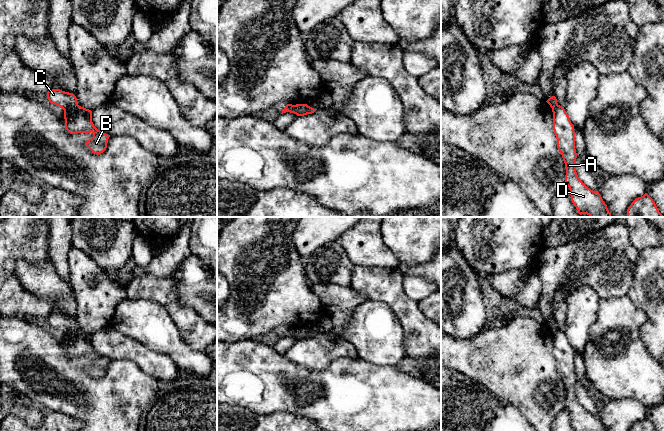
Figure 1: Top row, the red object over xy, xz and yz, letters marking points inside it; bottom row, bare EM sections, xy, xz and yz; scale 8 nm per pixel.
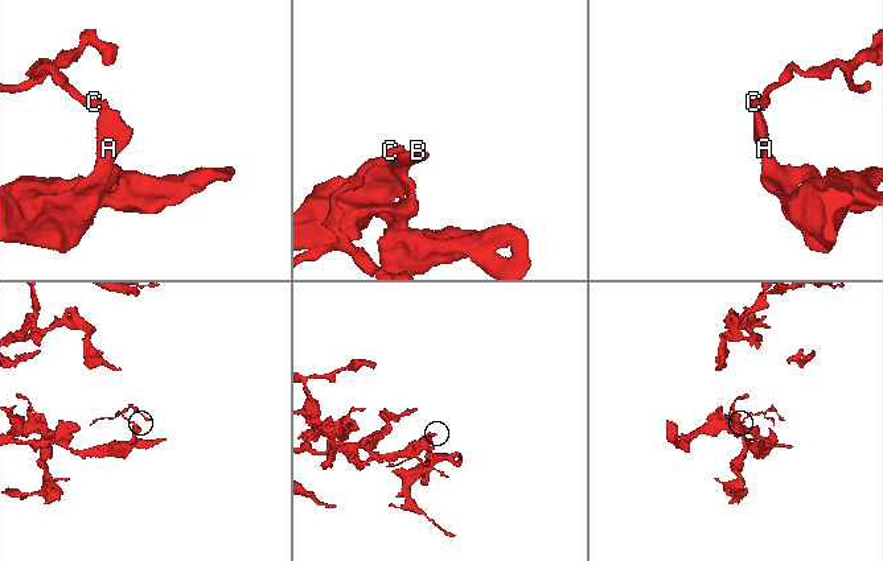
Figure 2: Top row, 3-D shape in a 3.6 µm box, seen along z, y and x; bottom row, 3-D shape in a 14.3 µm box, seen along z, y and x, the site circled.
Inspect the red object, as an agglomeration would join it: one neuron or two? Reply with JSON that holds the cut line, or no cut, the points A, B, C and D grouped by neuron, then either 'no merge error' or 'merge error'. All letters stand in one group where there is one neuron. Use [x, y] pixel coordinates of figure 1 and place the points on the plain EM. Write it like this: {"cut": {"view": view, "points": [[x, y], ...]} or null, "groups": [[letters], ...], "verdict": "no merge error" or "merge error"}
{"cut": {"view": "xy", "points": [[77, 328], [75, 331], [67, 331], [64, 334]]}, "groups": [["A", "B", "D"], ["C"]], "verdict": "merge error"}

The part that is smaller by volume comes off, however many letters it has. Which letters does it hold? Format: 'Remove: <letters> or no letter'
Remove: C

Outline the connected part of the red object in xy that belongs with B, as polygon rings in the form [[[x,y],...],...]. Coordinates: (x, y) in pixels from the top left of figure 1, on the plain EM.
[[[77,329],[76,332],[67,332],[64,334],[65,353],[70,358],[93,357],[85,369],[94,378],[101,378],[107,372],[110,359],[102,357],[92,346],[92,335]]]

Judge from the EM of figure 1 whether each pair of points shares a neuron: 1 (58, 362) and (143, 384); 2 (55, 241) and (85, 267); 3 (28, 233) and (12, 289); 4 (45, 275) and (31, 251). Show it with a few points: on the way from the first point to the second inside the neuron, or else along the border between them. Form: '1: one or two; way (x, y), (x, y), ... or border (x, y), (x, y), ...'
1: one; way (79, 382), (85, 385), (122, 385)
2: two; border (72, 246), (68, 253), (68, 275)
3: one; way (14, 247), (10, 251), (10, 275)
4: two; border (50, 259), (33, 262), (19, 258), (14, 268)

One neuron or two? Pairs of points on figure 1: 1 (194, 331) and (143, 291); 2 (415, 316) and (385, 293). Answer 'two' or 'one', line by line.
1: one
2: one

